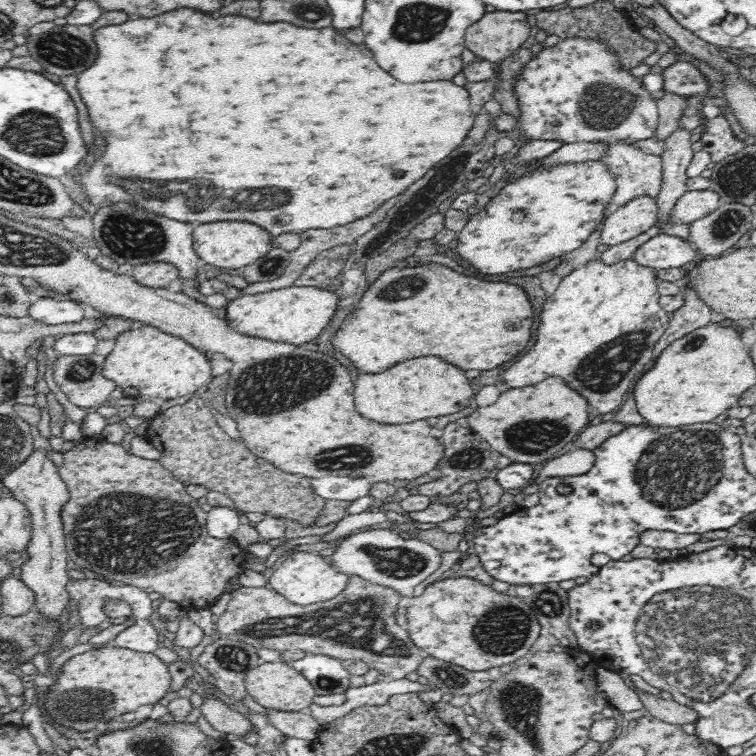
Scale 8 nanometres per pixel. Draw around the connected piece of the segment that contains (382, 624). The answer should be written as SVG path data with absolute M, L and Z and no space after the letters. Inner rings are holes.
M350 575L345 589L338 596L308 606L290 602L274 589L242 587L231 595L226 609L216 616L217 634L245 642L257 649L302 650L308 654L323 654L338 660L354 659L377 670L392 680L406 678L418 670L428 655L409 637L406 627L394 619L401 596L393 589L372 584Z

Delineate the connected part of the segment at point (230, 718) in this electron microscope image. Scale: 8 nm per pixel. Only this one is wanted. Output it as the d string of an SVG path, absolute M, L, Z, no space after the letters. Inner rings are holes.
M204 700L199 711L214 730L228 735L234 734L248 743L250 747L259 750L260 735L252 721L243 714L228 708L220 700Z

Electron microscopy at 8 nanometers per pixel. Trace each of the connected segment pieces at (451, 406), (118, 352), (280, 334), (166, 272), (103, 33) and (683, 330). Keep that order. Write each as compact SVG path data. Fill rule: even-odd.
M414 358L382 374L360 374L354 384L354 404L360 416L380 424L408 424L460 412L468 406L474 390L464 372L440 358Z
M149 325L122 332L115 341L114 350L105 357L102 374L115 382L124 397L148 396L159 401L177 399L196 394L214 378L209 361L198 348Z
M290 286L255 296L240 295L223 309L228 327L244 336L295 346L308 344L318 338L335 314L340 299L332 289L312 286Z
M162 262L134 266L129 275L139 286L152 289L174 288L179 279L177 268Z
M178 8L178 10L170 10L170 12L164 12L164 14L158 14L154 18L138 18L138 20L128 20L128 22L122 22L118 26L102 26L98 28L94 34L94 42L98 46L98 56L96 60L92 62L90 68L86 68L84 72L78 74L78 92L80 92L80 98L86 106L86 112L88 112L88 122L92 124L92 132L96 136L98 142L104 144L104 150L102 154L98 152L96 156L102 156L102 158L94 158L92 164L88 164L84 170L78 170L74 174L74 178L68 178L68 180L74 180L76 184L80 184L84 188L84 194L86 194L86 202L93 203L94 206L116 206L120 199L125 199L125 202L133 203L133 206L137 206L138 210L145 210L146 214L160 214L166 218L171 218L178 222L187 222L188 224L200 225L210 224L213 222L251 222L264 228L266 232L271 236L278 236L279 234L286 232L300 233L308 229L327 229L337 226L344 226L348 222L354 222L358 218L362 218L367 214L370 214L375 208L378 208L384 200L392 198L400 194L404 188L408 188L412 182L416 182L421 176L426 174L426 170L430 166L434 166L438 160L446 158L450 154L450 150L454 150L458 146L458 142L462 142L466 138L466 133L470 130L473 122L472 112L470 112L470 99L466 90L462 90L460 86L454 86L452 82L424 82L424 84L402 84L402 82L396 82L394 78L390 78L390 74L386 74L384 70L378 68L378 64L374 62L370 50L366 50L366 46L354 46L350 40L346 40L344 36L338 36L332 28L324 28L324 30L306 30L306 28L296 28L292 24L258 24L254 20L248 20L248 18L238 18L238 16L226 16L226 18L220 18L220 20L214 20L202 12L196 12L192 8ZM238 198L254 198L254 206L246 206L246 202L238 202Z
M690 284L688 289L682 290L681 294L684 304L670 314L668 329L654 346L654 360L674 342L700 328L708 327L711 323L712 310L698 297Z

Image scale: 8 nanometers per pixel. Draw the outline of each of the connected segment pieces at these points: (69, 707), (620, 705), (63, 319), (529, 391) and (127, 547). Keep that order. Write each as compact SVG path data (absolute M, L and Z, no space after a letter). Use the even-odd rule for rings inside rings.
M107 646L91 650L66 661L57 677L49 684L44 700L44 708L50 713L56 724L66 726L76 732L88 732L98 726L98 722L119 719L123 714L136 712L140 706L156 704L166 692L169 692L171 676L168 667L156 655L134 652L126 648Z
M599 665L595 666L594 671L597 690L605 695L609 705L617 712L644 710L644 703L640 700L638 693L628 682L622 680L619 673Z
M42 296L34 297L29 316L38 322L51 326L74 324L85 320L85 312L74 300L54 300Z
M548 378L536 386L524 388L510 388L500 394L494 404L486 408L478 408L467 417L468 424L474 432L478 433L488 442L498 454L504 454L513 462L536 464L542 460L554 458L566 444L570 444L580 434L584 426L589 425L588 403L586 399L570 390L562 380Z
M95 437L82 438L76 445L63 454L63 465L57 468L61 479L66 483L70 491L70 500L62 508L62 522L65 534L66 552L71 562L77 564L80 568L86 568L108 582L117 584L126 584L137 586L142 590L149 592L158 592L164 599L171 600L182 609L200 610L200 608L209 608L219 596L225 593L226 587L232 578L235 578L243 572L242 565L248 560L249 554L233 539L218 540L212 538L205 528L204 522L207 513L200 509L200 504L186 491L186 484L174 478L172 472L166 469L160 461L150 460L134 456L122 449L119 443L110 443Z

